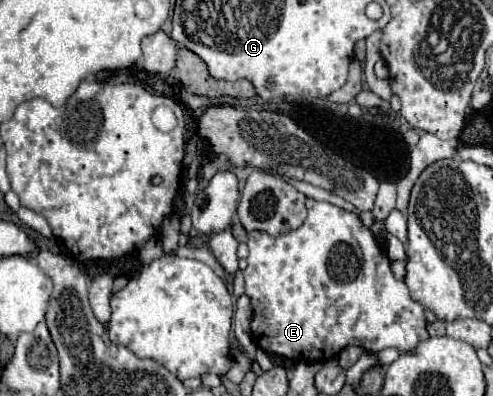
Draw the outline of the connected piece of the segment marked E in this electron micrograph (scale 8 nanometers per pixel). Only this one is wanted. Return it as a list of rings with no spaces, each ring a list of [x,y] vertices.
[[[307,199],[307,219],[299,229],[281,237],[271,237],[261,231],[249,235],[249,257],[245,277],[245,293],[251,299],[253,321],[251,331],[261,349],[287,359],[327,361],[335,359],[347,345],[357,345],[373,351],[397,347],[401,353],[415,349],[419,341],[429,337],[425,309],[413,301],[405,281],[393,277],[391,261],[379,247],[377,239],[363,225],[357,213],[345,211],[327,201]]]

